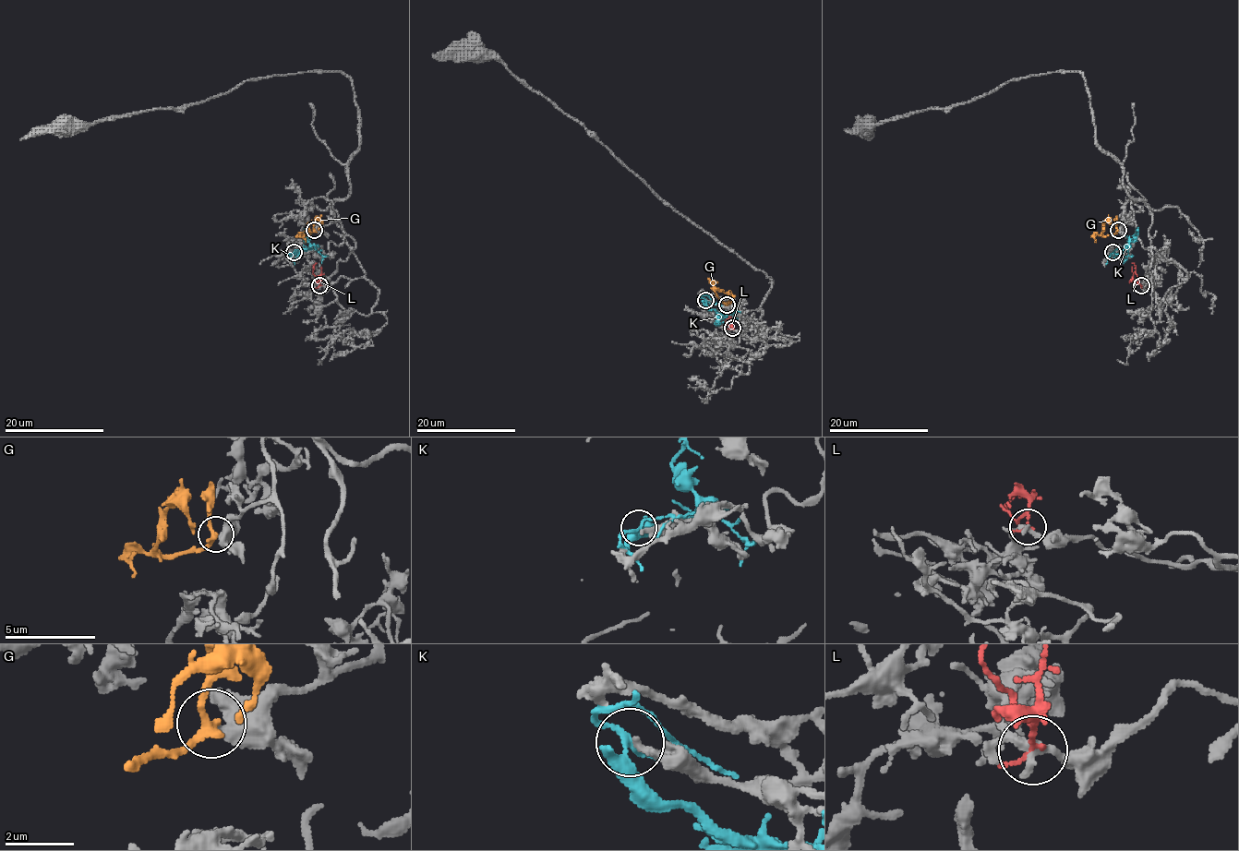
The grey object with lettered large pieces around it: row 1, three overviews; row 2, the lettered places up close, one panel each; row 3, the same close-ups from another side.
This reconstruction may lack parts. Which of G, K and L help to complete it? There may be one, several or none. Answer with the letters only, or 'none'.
G

